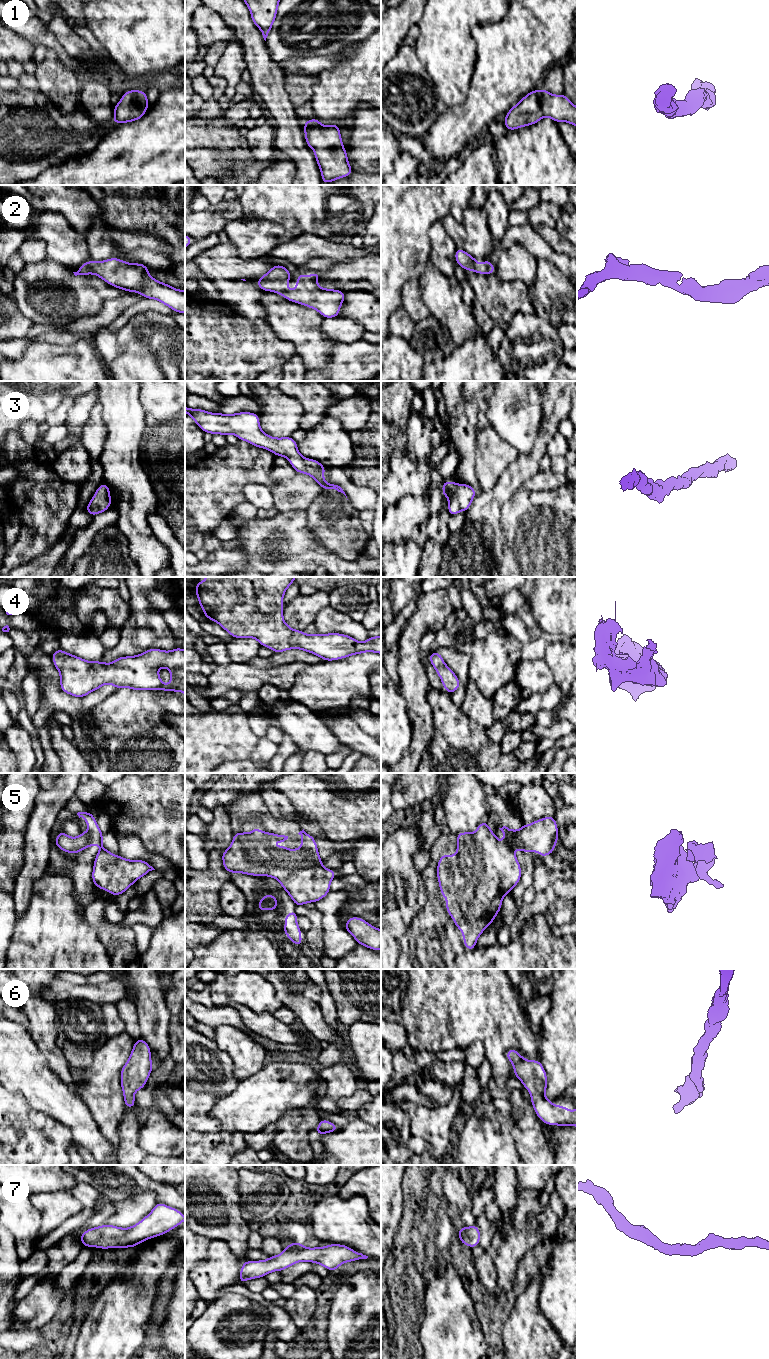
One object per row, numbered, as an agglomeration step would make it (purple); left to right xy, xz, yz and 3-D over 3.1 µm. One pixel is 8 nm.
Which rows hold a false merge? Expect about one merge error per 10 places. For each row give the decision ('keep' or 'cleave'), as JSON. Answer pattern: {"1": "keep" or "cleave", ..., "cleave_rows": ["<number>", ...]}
{"1": "keep", "2": "keep", "3": "keep", "4": "keep", "5": "cleave", "6": "keep", "7": "keep", "cleave_rows": ["5"]}

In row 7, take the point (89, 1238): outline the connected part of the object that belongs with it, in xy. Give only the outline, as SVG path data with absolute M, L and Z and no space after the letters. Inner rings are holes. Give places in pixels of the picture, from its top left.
M156 1203L152 1211L140 1222L129 1227L120 1228L110 1224L92 1227L84 1231L80 1241L84 1247L133 1248L145 1240L166 1234L185 1221L181 1211Z

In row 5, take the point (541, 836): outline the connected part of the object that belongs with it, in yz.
M546 816L528 825L523 825L519 830L511 830L506 826L499 828L504 834L504 842L514 851L519 848L522 852L538 852L541 858L553 854L558 840L558 826L554 816Z

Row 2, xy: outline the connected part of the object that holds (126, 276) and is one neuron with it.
M114 257L104 261L86 261L73 273L75 276L95 274L116 288L156 299L173 311L185 314L185 290L159 282L150 276L148 270L142 263L132 264Z

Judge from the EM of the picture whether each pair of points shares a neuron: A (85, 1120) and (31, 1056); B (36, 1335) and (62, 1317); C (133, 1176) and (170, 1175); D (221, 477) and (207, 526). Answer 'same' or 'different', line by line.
A: same
B: different
C: different
D: same

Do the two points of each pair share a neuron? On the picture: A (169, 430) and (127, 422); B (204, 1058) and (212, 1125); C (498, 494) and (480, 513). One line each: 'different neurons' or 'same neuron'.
A: different neurons
B: same neuron
C: same neuron

